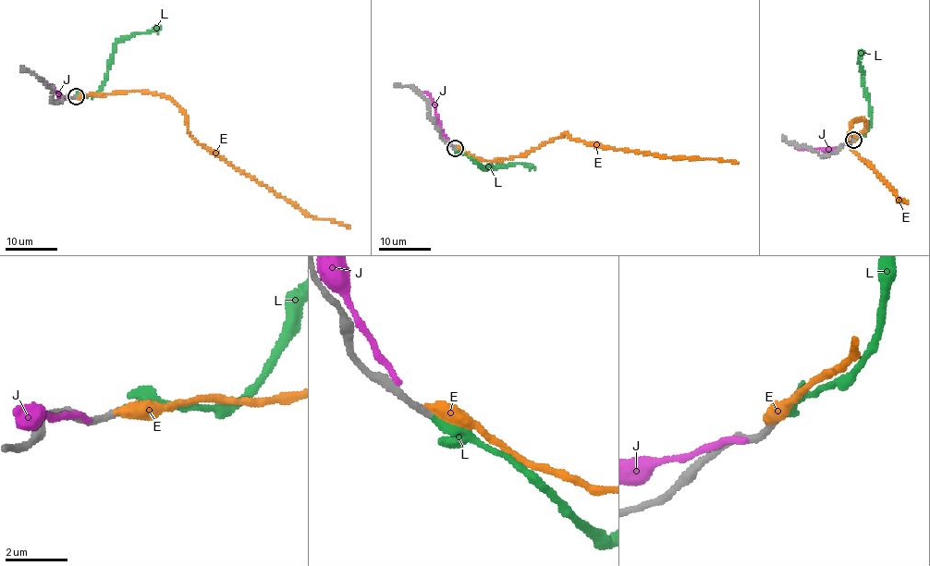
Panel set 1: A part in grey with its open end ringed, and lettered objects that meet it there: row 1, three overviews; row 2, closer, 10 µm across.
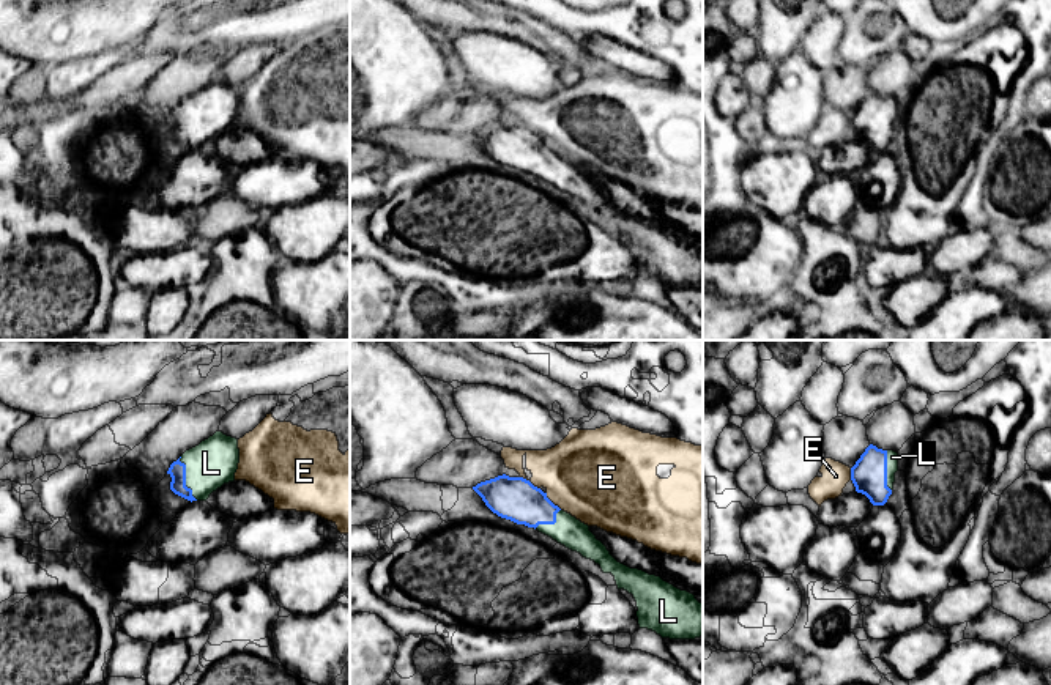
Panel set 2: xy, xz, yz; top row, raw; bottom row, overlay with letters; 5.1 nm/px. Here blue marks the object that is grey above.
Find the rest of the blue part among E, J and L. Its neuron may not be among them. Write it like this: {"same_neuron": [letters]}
{"same_neuron": ["L"]}

